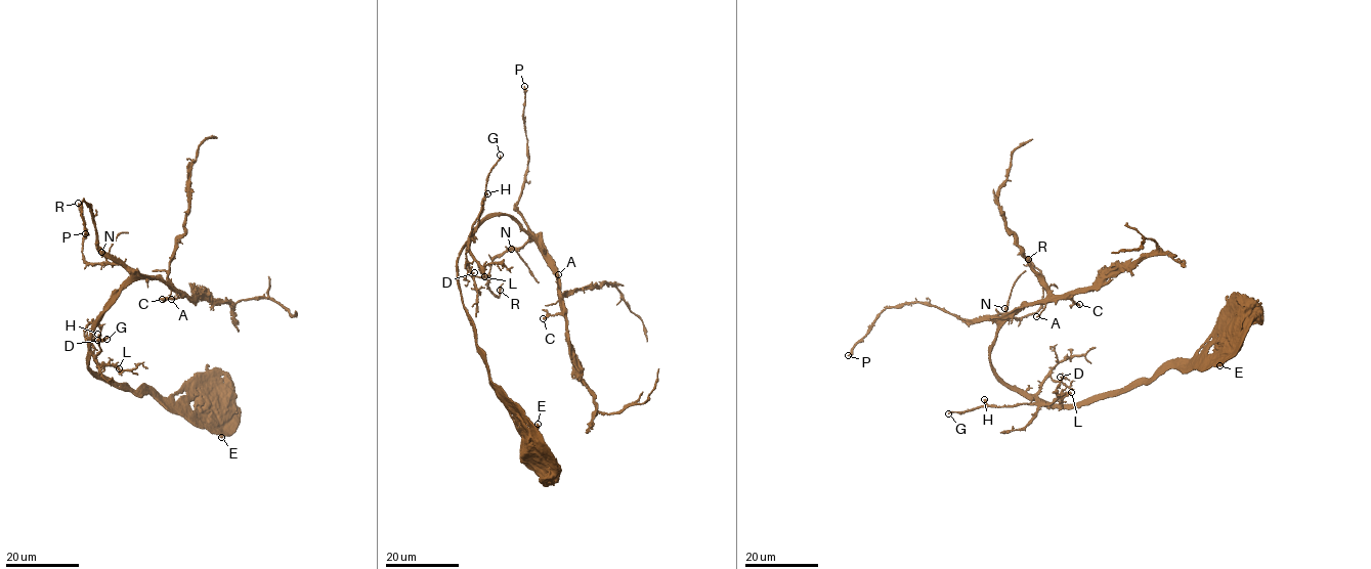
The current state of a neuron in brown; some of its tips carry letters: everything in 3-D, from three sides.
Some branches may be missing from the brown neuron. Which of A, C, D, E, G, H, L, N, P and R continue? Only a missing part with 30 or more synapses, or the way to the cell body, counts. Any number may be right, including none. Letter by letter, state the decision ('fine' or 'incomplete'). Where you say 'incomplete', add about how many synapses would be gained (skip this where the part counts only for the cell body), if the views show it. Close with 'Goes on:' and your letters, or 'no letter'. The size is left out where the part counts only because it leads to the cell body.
A: fine
C: fine
D: fine
E: fine
G: fine
H: fine
L: incomplete; 60 synapses
N: fine
P: fine
R: fine
Goes on: L

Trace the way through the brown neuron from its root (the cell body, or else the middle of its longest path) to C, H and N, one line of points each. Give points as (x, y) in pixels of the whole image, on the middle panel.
C: (541, 458), (491, 381), (462, 302), (458, 257), (478, 223), (510, 217), (552, 264), (563, 311), (543, 318)
H: (541, 458), (533, 453), (532, 437), (519, 413), (491, 381), (459, 283), (458, 257), (471, 238), (487, 193)
N: (541, 458), (519, 413), (491, 381), (459, 283), (458, 257), (478, 223), (509, 216), (533, 236), (511, 249)

